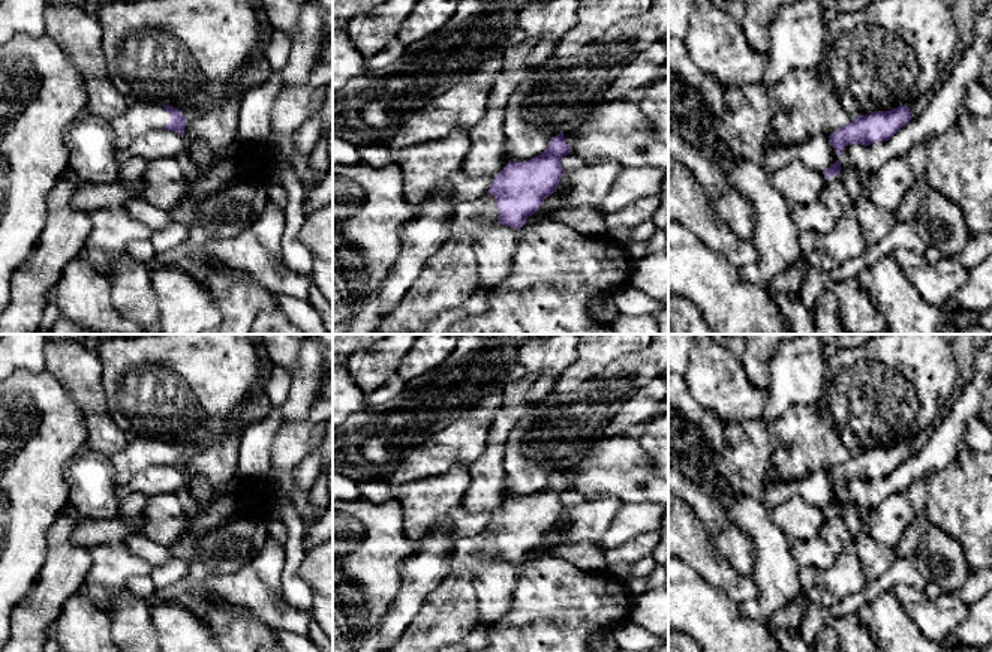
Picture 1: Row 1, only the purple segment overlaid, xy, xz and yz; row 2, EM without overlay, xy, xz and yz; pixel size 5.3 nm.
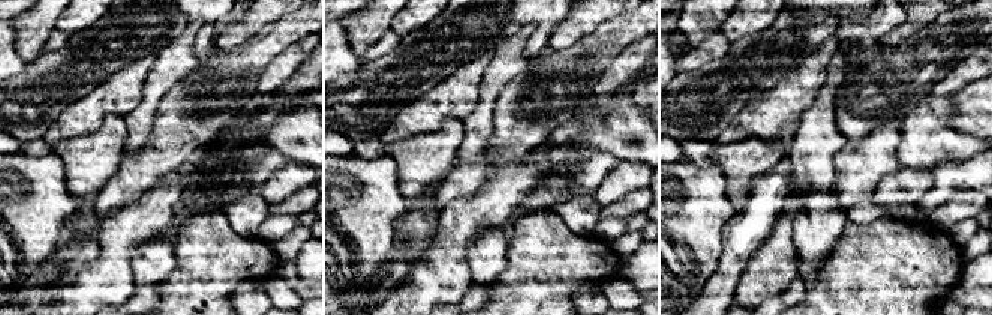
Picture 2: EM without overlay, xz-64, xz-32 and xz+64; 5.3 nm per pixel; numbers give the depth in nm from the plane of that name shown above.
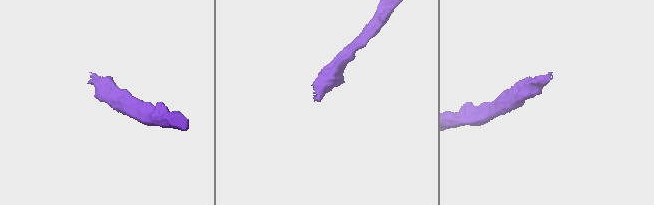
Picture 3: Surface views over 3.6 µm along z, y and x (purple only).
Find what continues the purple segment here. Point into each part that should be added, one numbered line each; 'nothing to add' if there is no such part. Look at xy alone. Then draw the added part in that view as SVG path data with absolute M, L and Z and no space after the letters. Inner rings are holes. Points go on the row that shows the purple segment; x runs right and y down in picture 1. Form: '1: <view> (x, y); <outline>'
1: xy (140, 117); M154 102L129 103L127 109L111 120L115 132L114 147L124 156L132 141L148 130L165 129L171 121L171 114Z

